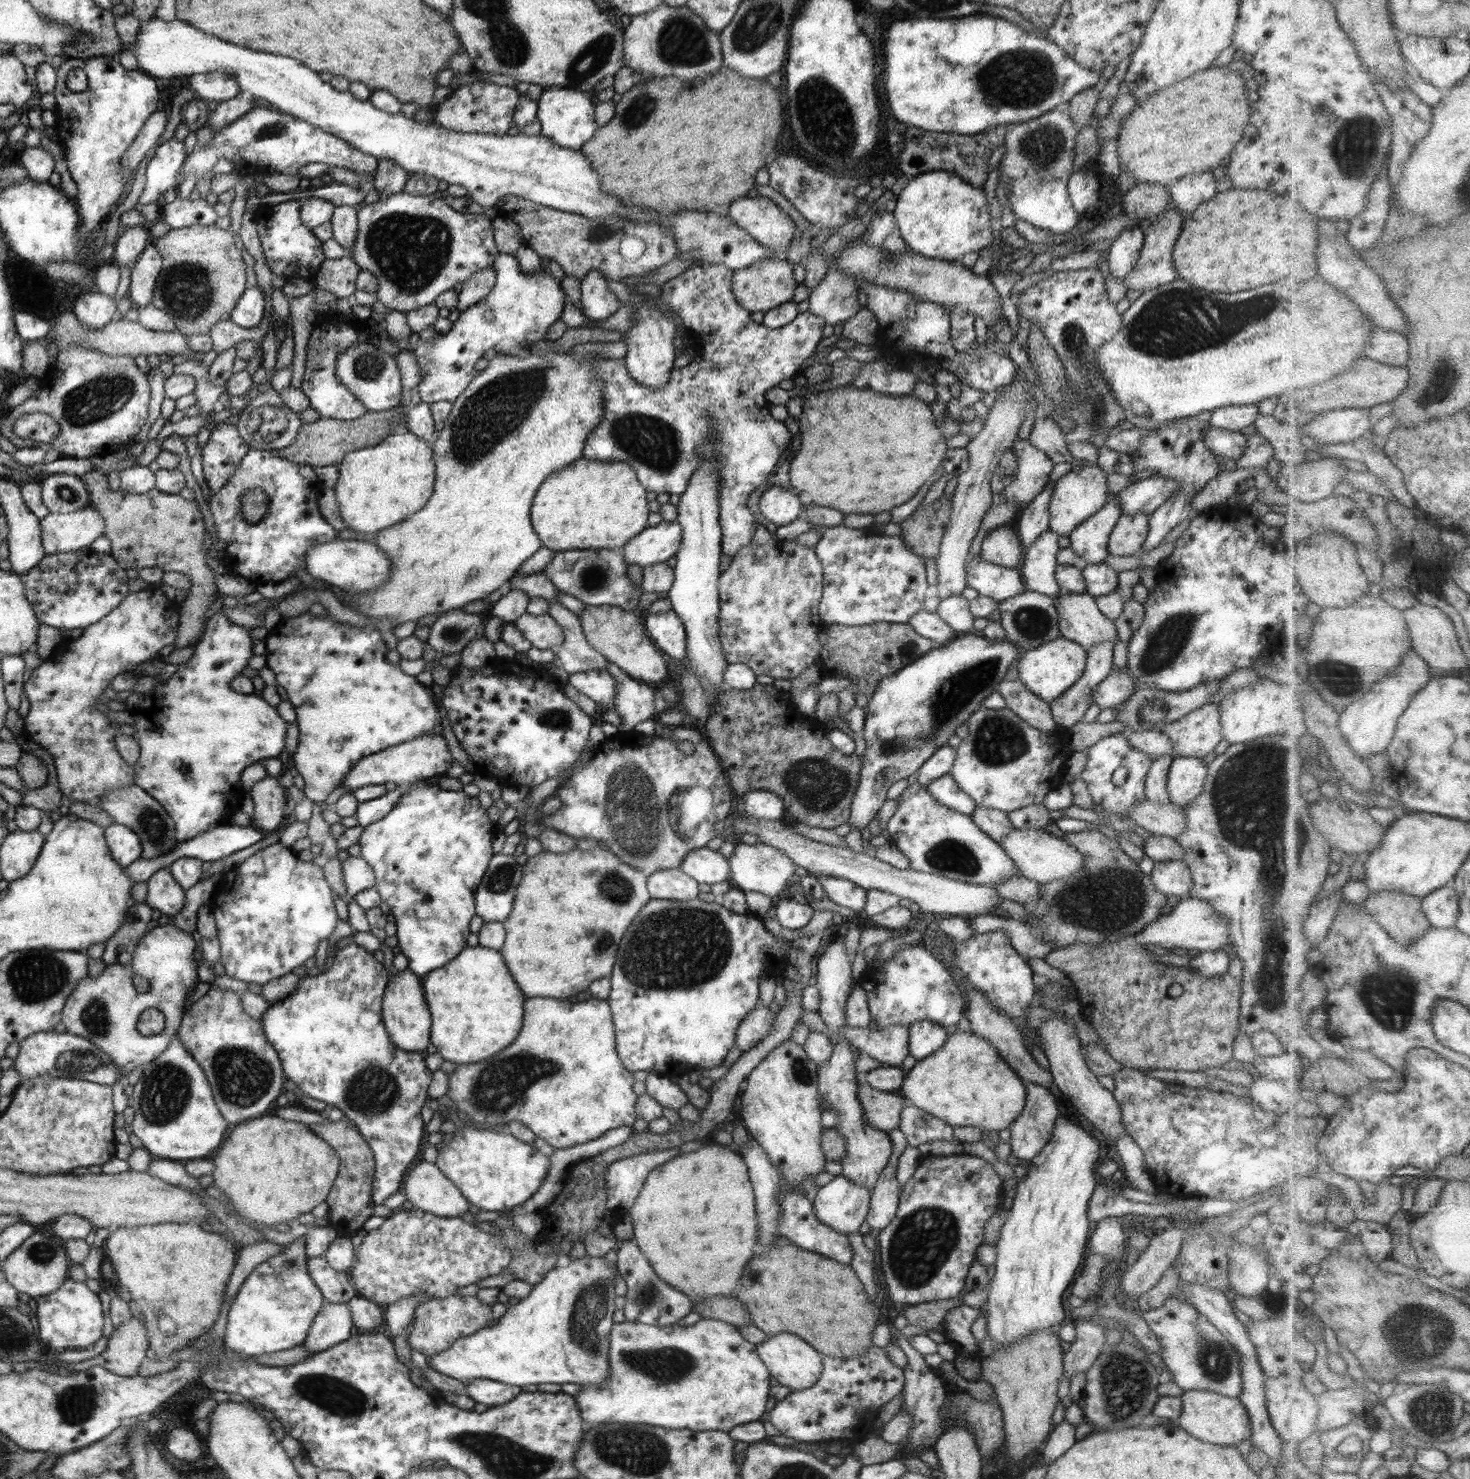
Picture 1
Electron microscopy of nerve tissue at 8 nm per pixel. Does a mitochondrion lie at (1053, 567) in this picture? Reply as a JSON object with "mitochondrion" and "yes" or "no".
{"mitochondrion":"no"}

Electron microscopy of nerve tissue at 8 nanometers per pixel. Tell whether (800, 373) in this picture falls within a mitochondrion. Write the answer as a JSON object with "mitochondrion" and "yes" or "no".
{"mitochondrion":"no"}

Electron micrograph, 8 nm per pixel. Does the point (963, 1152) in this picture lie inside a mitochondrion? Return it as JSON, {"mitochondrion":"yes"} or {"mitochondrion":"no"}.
{"mitochondrion":"no"}

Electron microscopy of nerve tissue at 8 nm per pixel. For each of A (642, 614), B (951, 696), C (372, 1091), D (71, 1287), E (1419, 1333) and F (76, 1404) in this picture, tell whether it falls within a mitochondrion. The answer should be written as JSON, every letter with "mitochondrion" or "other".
{"A":"other","B":"mitochondrion","C":"mitochondrion","D":"other","E":"mitochondrion","F":"mitochondrion"}

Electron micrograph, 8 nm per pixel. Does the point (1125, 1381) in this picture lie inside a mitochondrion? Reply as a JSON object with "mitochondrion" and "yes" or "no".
{"mitochondrion":"yes"}

